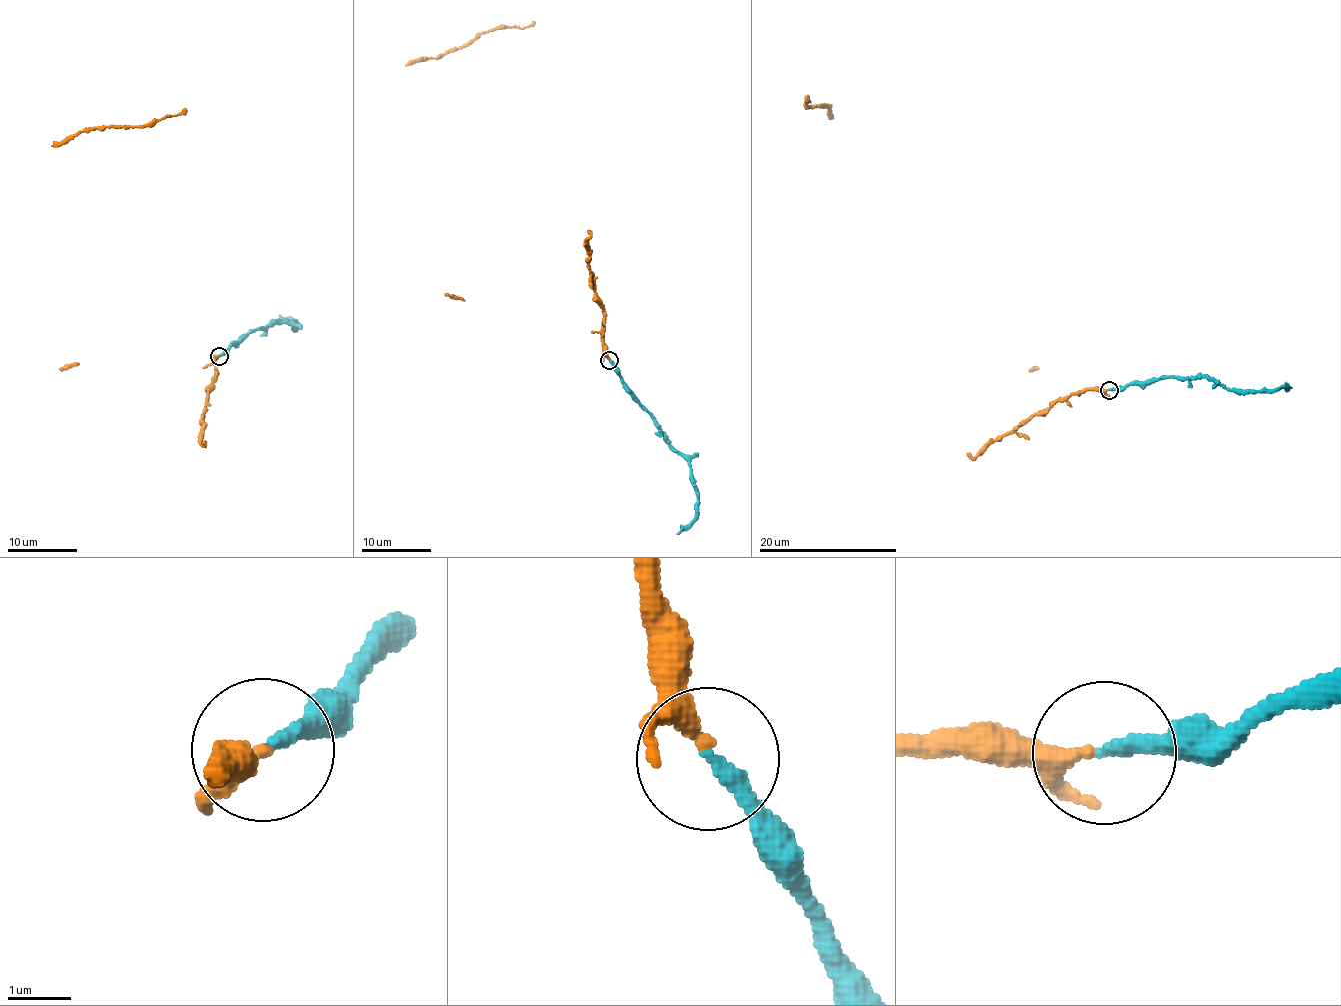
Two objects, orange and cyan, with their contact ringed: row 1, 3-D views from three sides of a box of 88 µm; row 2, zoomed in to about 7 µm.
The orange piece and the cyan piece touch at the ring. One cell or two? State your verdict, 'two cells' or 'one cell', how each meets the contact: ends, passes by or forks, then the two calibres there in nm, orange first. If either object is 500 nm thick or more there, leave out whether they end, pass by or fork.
one cell | orange passes by | cyan ends | 200/240 nm

